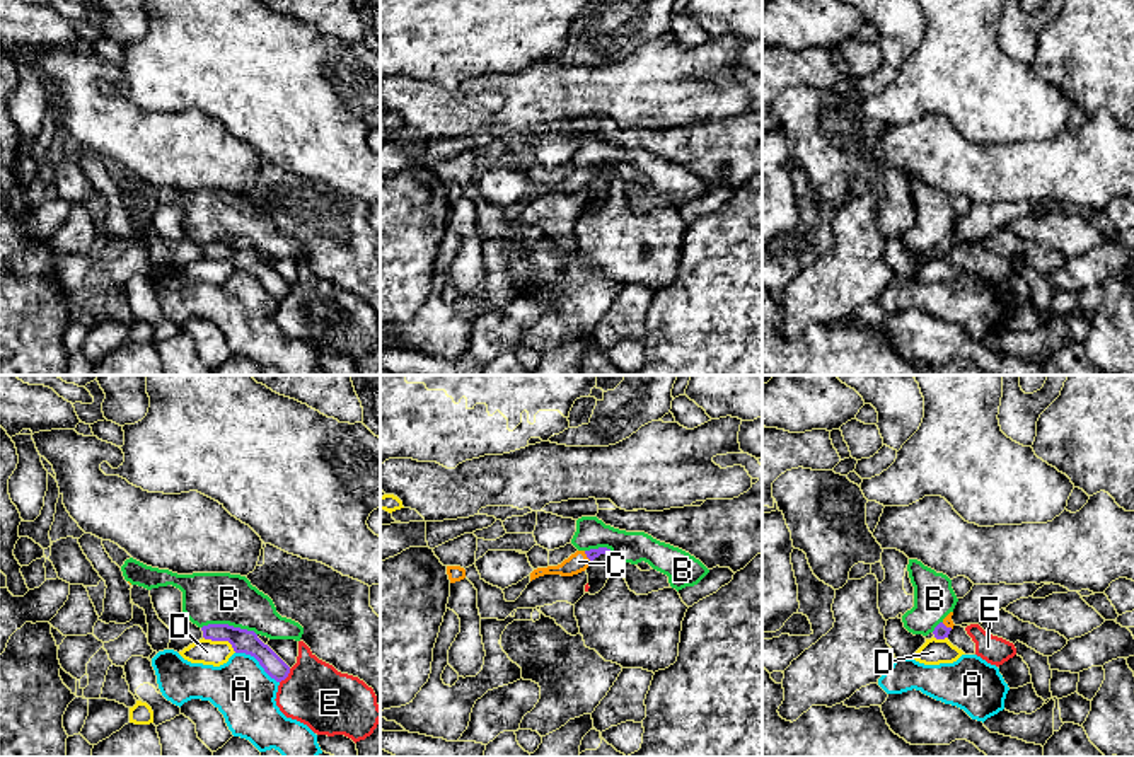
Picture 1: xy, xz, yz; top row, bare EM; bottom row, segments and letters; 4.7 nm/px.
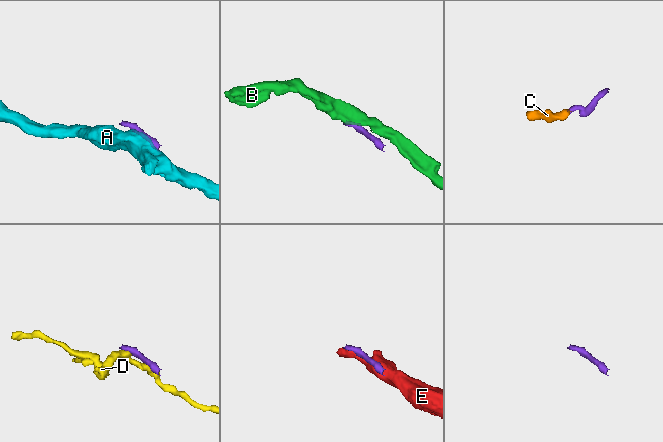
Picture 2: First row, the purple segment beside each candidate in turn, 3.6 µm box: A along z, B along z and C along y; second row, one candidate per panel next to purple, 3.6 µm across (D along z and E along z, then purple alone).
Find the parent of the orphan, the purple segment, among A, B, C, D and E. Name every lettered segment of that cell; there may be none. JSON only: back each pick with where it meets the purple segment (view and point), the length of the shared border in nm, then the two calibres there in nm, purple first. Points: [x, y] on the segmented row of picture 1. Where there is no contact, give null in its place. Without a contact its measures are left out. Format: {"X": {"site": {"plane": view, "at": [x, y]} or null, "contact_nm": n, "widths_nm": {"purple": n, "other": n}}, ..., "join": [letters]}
{"C": {"site": {"plane": "xz", "at": [587, 556]}, "contact_nm": 70, "widths_nm": {"purple": 50, "other": 90}}, "join": ["C"]}

